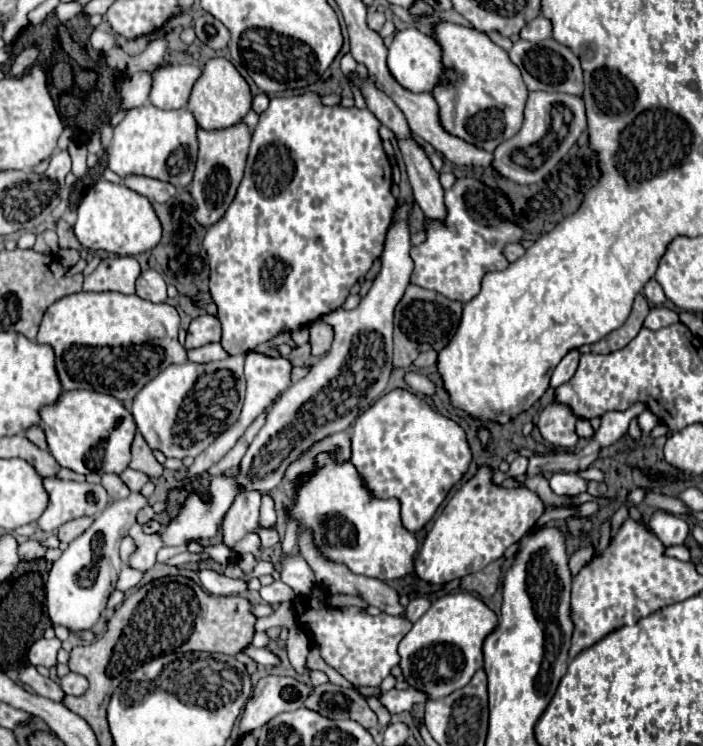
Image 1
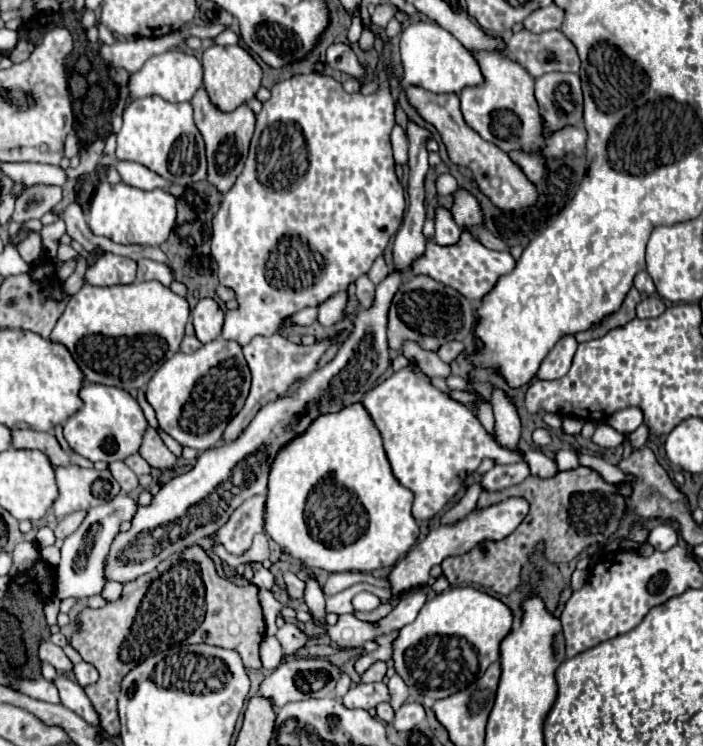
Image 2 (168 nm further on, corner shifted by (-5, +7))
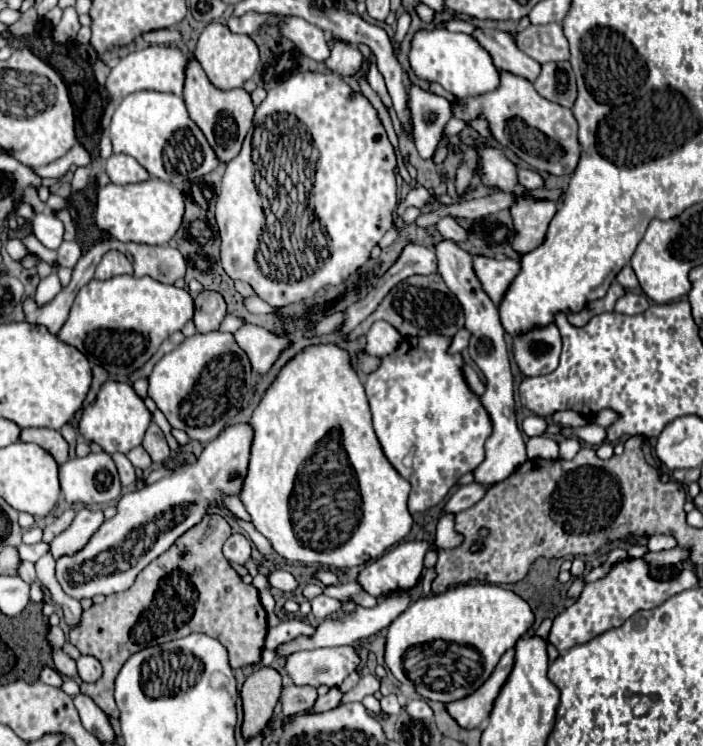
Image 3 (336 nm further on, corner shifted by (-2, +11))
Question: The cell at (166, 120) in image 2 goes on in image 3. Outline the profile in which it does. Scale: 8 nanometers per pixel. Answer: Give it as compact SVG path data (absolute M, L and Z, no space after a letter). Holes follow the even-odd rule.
M139 91L127 95L113 113L109 137L113 141L113 153L135 157L153 177L171 185L183 179L203 177L221 163L201 129L187 115L183 91L181 95L167 91Z

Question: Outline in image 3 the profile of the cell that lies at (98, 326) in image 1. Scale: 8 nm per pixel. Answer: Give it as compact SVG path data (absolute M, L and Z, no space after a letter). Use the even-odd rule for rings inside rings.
M119 275L107 281L89 281L71 307L59 339L77 347L91 365L107 369L115 381L127 381L127 375L139 369L159 345L193 317L193 299L185 289L159 283L151 277Z

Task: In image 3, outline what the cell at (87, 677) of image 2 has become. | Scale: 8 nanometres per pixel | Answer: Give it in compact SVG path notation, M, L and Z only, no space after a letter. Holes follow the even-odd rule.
M79 657L77 659L77 669L79 669L79 677L85 681L85 683L93 683L101 677L103 669L101 669L101 663L95 659L95 657Z

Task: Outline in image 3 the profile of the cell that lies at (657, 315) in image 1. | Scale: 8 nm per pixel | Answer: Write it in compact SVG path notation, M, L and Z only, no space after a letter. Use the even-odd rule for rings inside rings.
M627 291L621 299L617 299L615 311L623 313L623 315L637 315L637 313L643 313L647 307L649 307L649 301L645 295Z

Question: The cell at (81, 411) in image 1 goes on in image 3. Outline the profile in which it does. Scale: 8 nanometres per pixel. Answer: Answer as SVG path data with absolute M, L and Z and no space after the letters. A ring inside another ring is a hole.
M107 381L103 383L97 399L83 411L79 429L87 441L95 441L107 453L129 453L133 447L141 445L143 435L151 423L151 413L143 399L133 391L129 383Z

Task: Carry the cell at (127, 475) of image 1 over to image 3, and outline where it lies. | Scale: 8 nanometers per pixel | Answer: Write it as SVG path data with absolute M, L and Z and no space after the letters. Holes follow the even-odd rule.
M135 447L135 449L131 449L131 451L127 453L127 457L129 457L129 461L131 461L135 467L139 467L139 469L149 469L149 467L153 465L149 453L147 453L143 447Z

